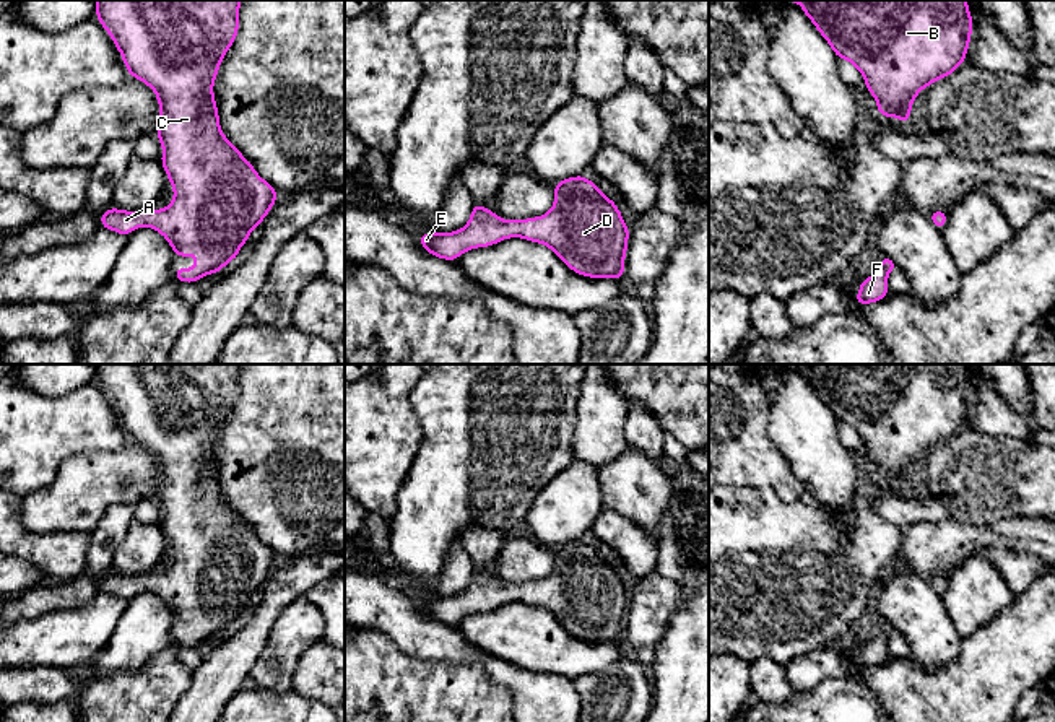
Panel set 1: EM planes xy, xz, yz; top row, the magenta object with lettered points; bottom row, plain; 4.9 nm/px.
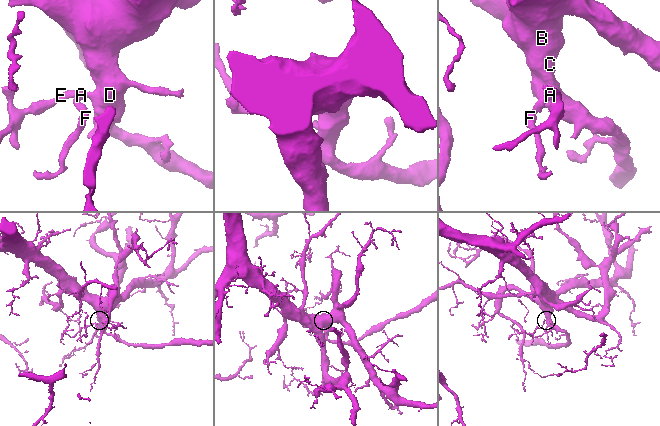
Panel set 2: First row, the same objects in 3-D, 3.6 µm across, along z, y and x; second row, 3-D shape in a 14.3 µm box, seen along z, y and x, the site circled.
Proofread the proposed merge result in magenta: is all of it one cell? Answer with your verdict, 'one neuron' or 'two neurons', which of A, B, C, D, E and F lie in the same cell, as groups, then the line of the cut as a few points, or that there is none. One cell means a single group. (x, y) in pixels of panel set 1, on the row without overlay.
one neuron; groups A B C D E F; cut none

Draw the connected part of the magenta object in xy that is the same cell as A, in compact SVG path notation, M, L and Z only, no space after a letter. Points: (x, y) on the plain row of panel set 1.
M94 364L96 384L107 395L122 420L130 441L150 450L159 468L159 488L156 501L163 511L161 528L172 548L174 564L163 574L127 576L111 571L101 582L101 592L122 600L137 592L156 594L166 602L174 621L193 620L195 633L174 633L174 642L184 647L197 647L202 641L215 639L231 624L239 621L239 613L247 607L273 572L280 561L271 548L258 540L247 522L228 504L219 493L219 478L215 467L213 447L219 429L239 398L237 377L242 364Z

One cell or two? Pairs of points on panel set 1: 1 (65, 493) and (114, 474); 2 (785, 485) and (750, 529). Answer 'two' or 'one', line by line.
1: one
2: two

